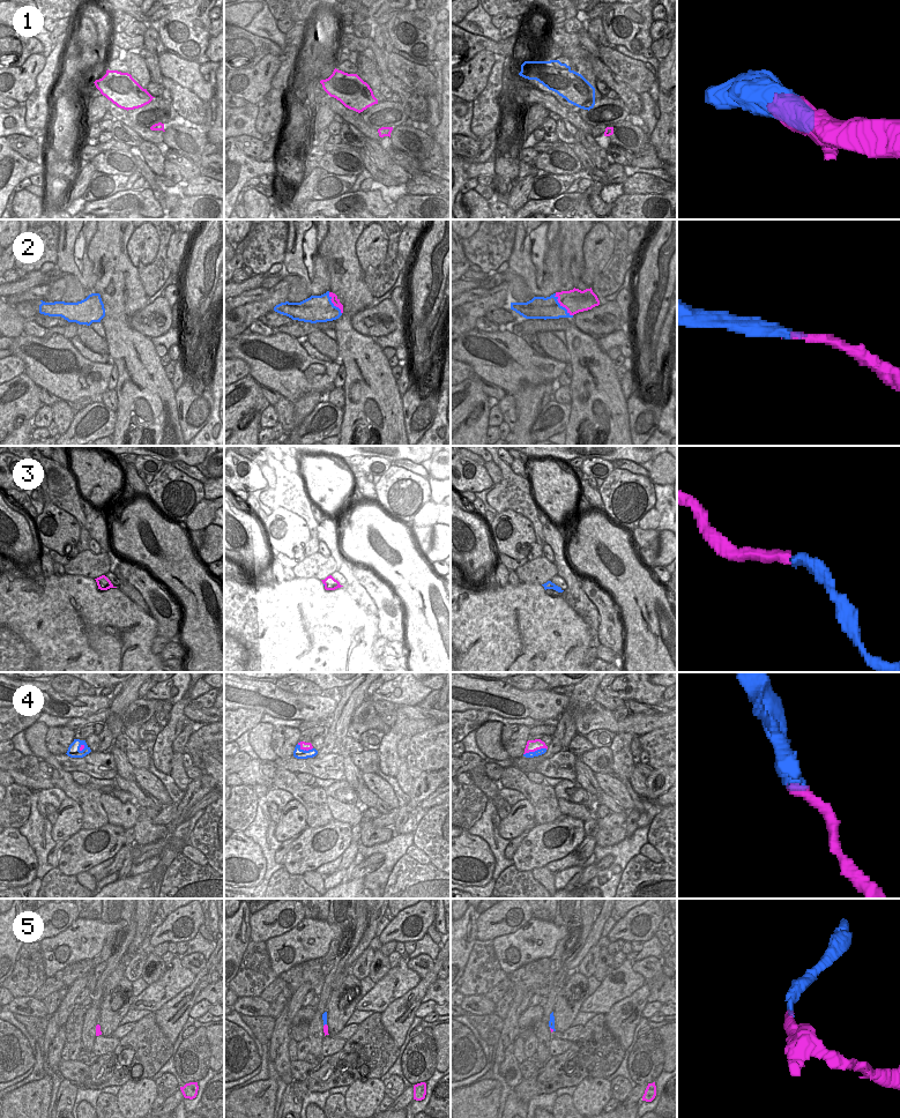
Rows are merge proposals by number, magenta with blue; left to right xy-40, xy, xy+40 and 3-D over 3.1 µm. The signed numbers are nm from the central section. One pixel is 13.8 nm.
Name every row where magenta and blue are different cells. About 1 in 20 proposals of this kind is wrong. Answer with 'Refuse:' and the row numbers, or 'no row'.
Refuse: no row.

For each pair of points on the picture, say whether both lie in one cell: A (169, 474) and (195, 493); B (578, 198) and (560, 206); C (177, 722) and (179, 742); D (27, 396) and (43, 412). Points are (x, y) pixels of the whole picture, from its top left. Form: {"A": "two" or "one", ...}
{"A": "one", "B": "one", "C": "two", "D": "two"}

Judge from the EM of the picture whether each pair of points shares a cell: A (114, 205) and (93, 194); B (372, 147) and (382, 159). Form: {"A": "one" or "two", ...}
{"A": "two", "B": "one"}

